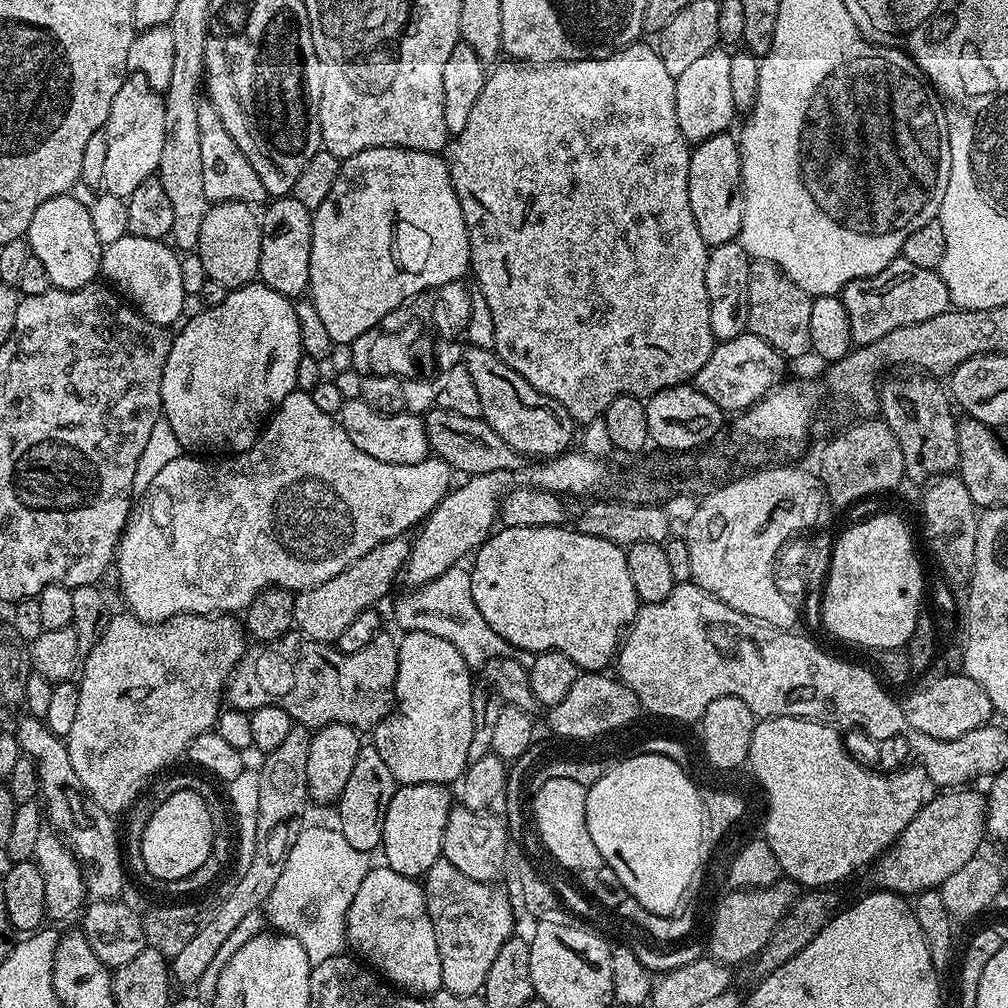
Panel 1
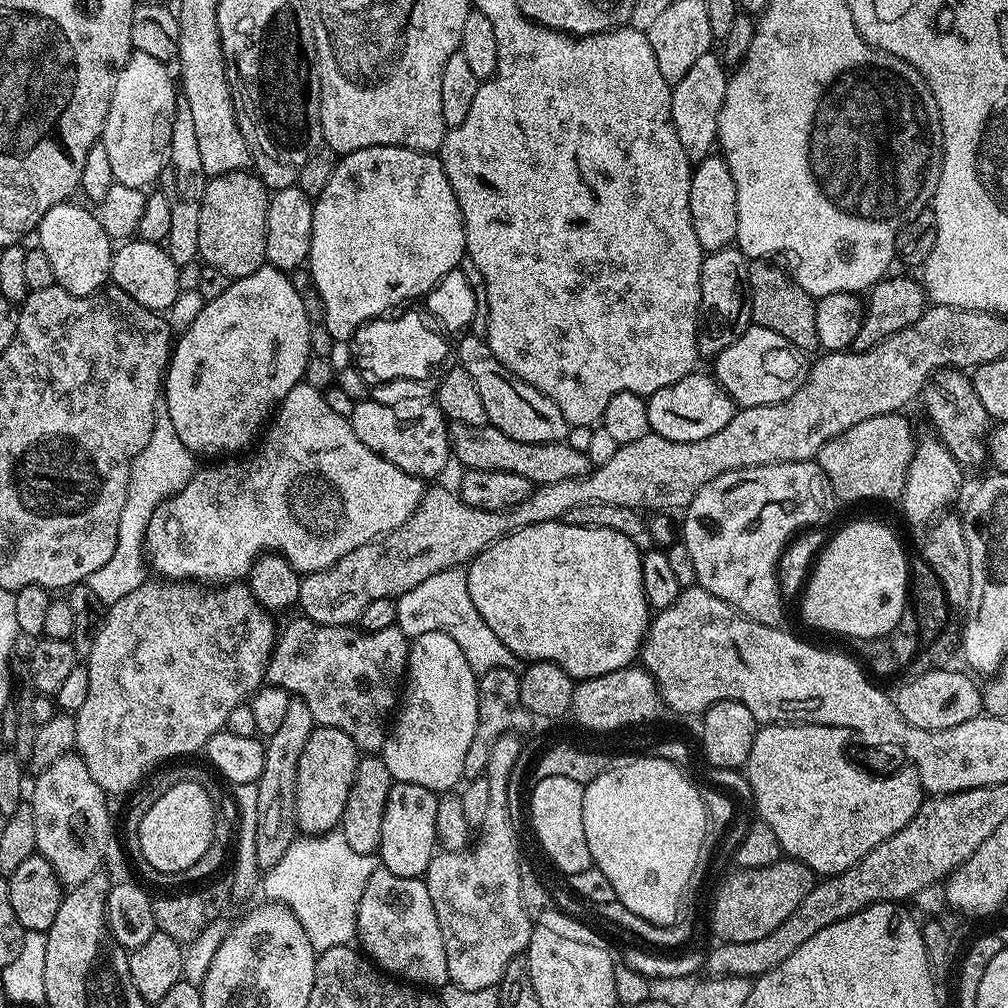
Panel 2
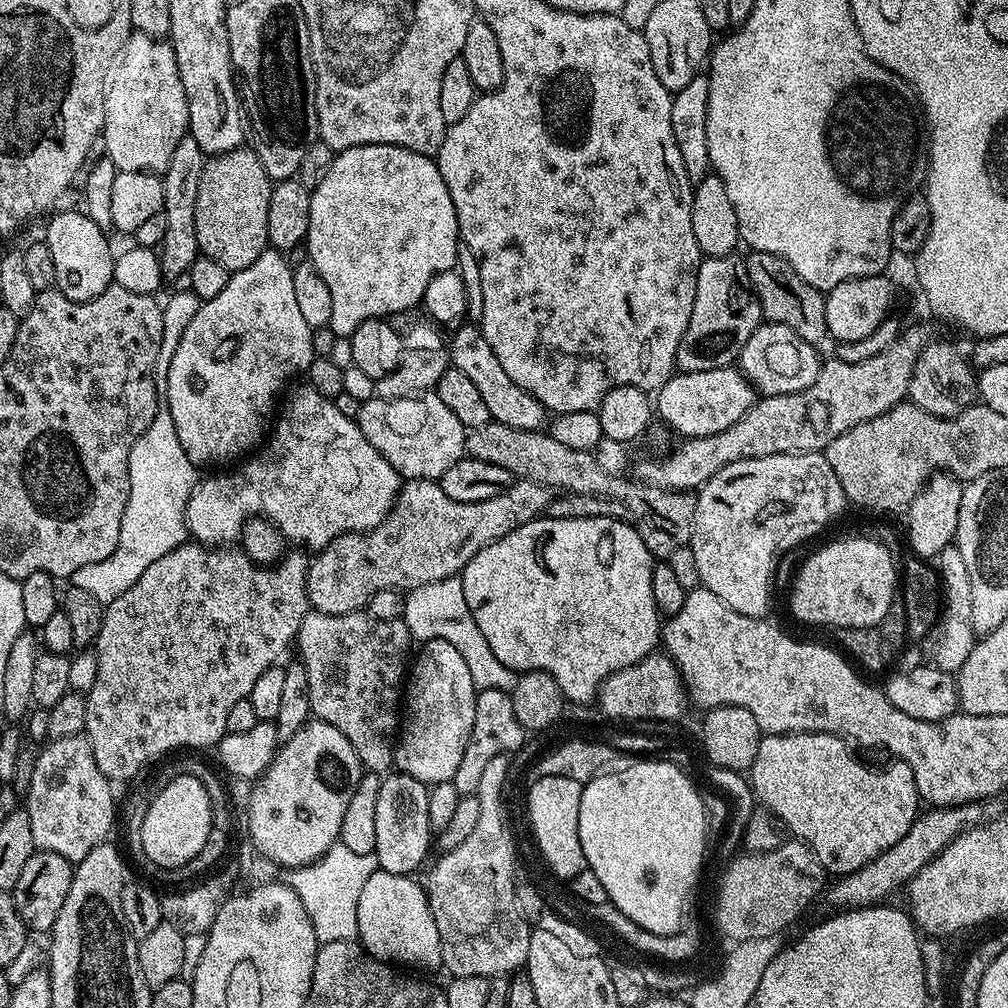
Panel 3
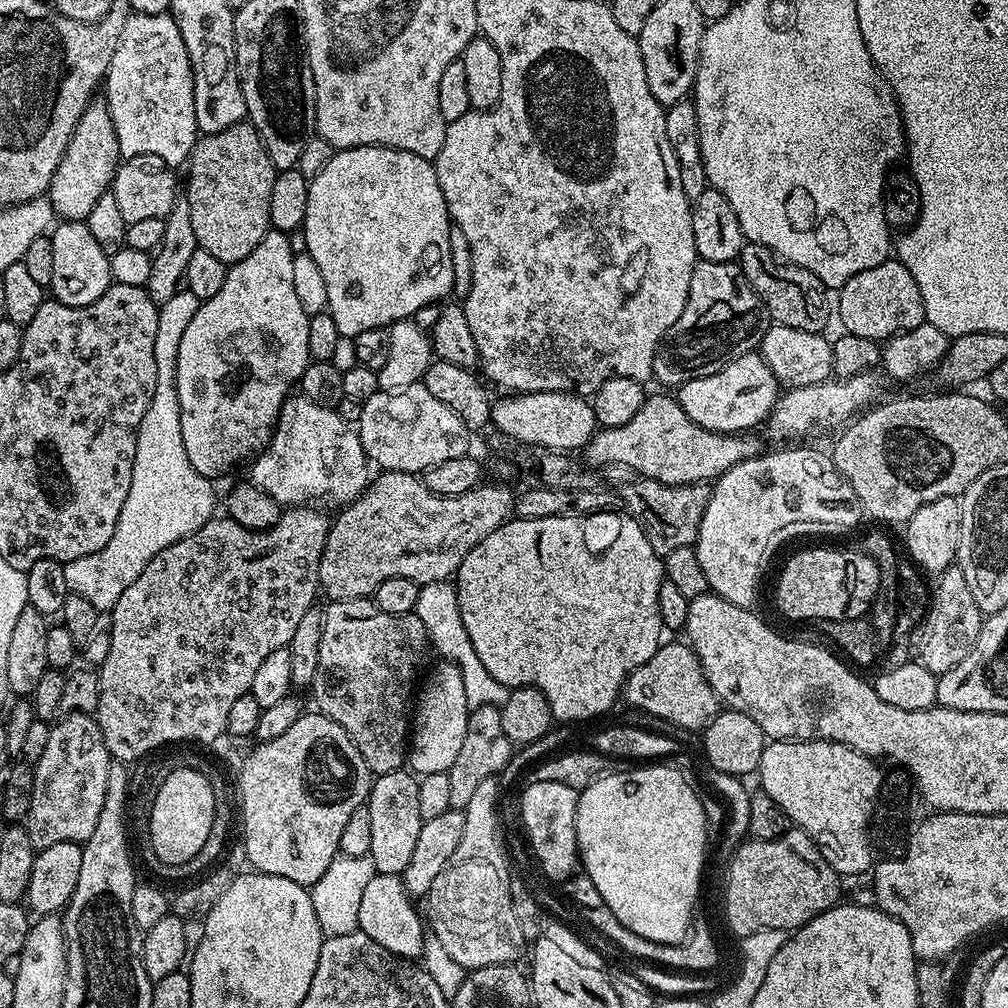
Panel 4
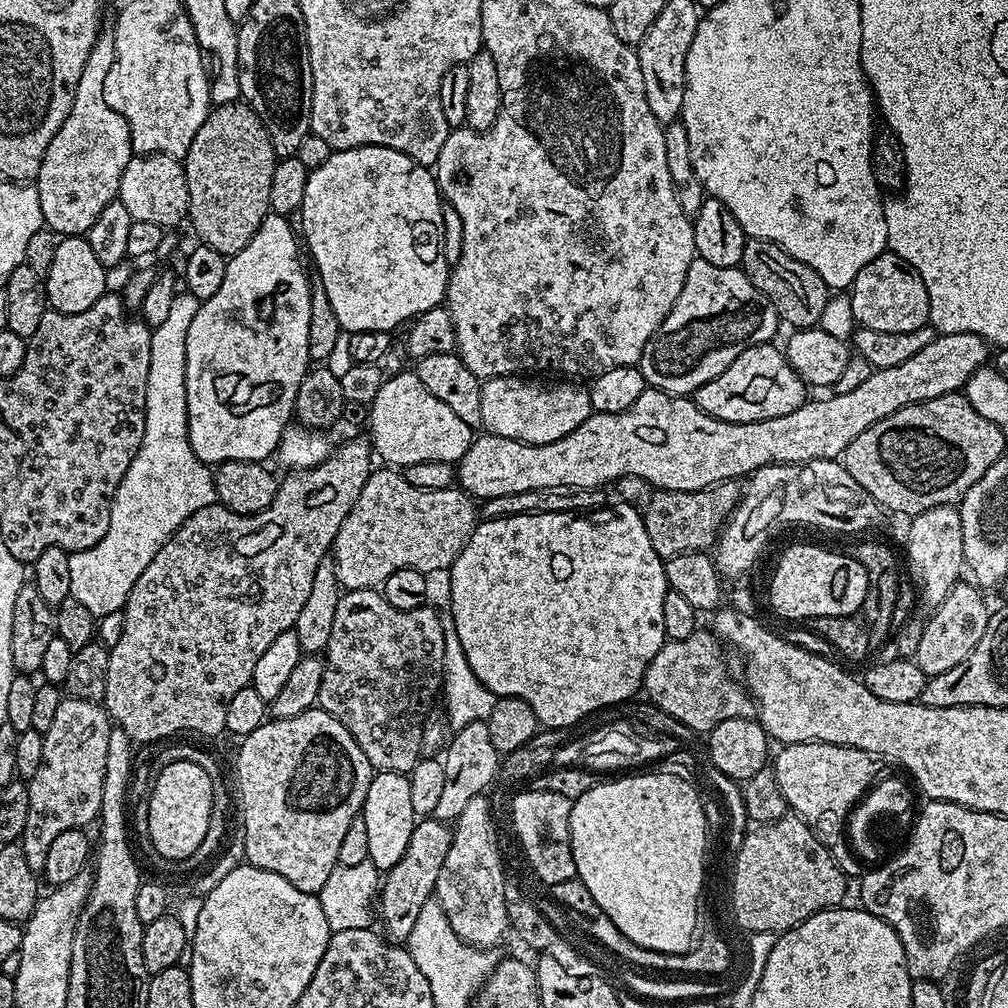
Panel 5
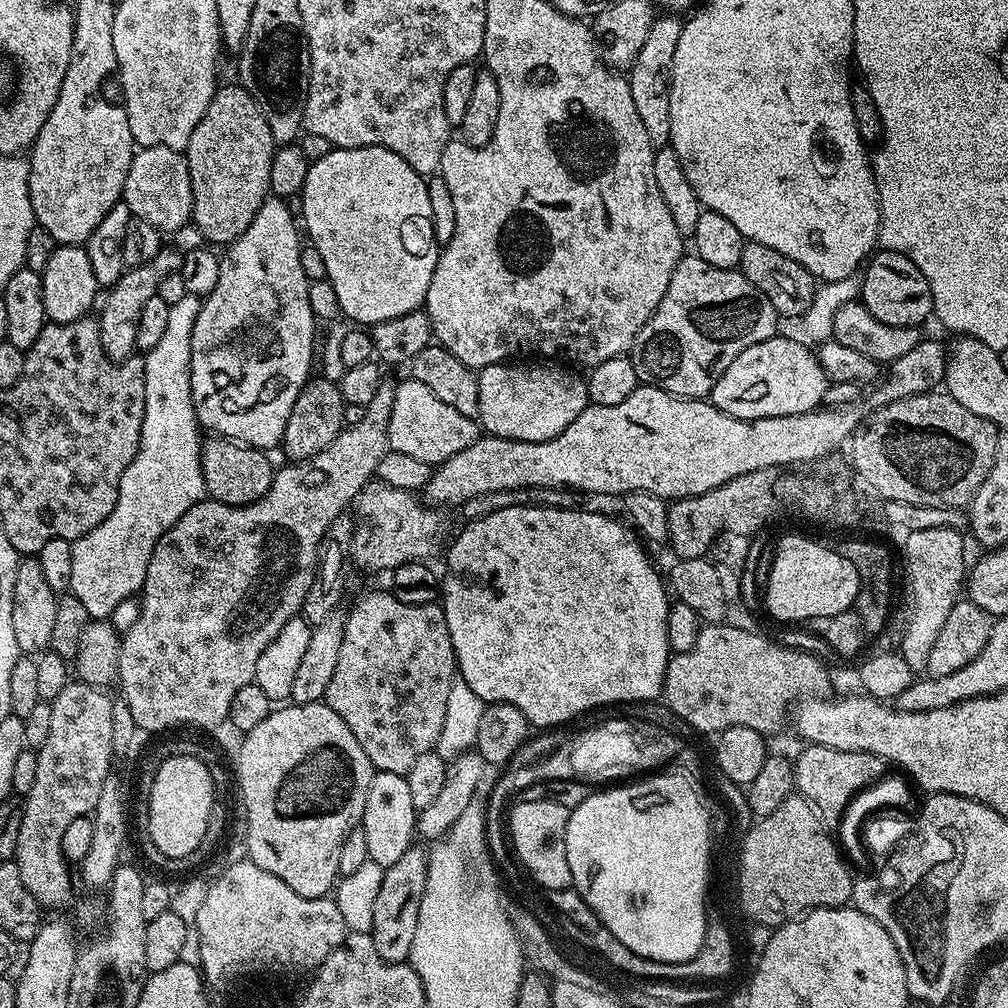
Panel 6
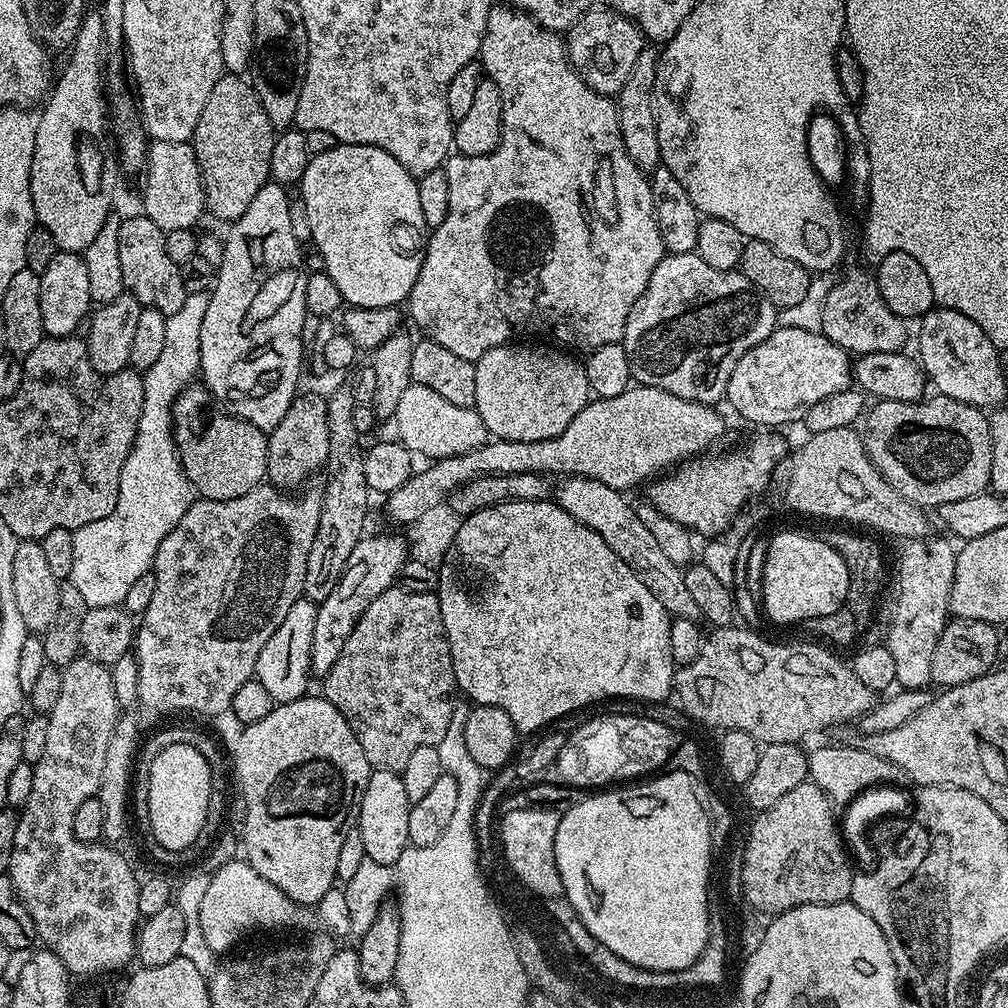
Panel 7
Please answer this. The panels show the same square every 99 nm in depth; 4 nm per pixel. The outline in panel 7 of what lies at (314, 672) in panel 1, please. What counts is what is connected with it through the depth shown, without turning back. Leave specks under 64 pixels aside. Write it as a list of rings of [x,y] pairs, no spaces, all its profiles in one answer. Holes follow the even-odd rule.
[[[399,586],[378,594],[378,598],[366,606],[362,618],[358,618],[354,630],[350,630],[350,638],[346,638],[338,662],[330,666],[322,684],[324,699],[332,703],[342,718],[346,718],[346,726],[354,730],[354,738],[358,738],[358,746],[362,746],[362,754],[366,754],[373,769],[403,772],[414,750],[442,742],[452,717],[452,692],[455,693],[457,687],[439,595],[436,592],[411,592]]]

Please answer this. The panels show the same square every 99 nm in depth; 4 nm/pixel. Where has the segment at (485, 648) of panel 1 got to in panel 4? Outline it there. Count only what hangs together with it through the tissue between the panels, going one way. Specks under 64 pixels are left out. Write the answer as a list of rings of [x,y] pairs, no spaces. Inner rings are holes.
[[[439,580],[420,585],[415,614],[418,618],[422,618],[422,626],[426,626],[429,645],[433,649],[437,648],[447,663],[458,666],[462,674],[462,686],[466,686],[466,702],[469,709],[483,704],[499,706],[506,702],[509,688],[502,686],[502,682],[498,682],[498,678],[493,678],[486,670],[486,666],[482,666],[478,654],[474,651],[474,645],[470,642],[470,634],[466,634],[466,626],[462,626],[455,583]]]

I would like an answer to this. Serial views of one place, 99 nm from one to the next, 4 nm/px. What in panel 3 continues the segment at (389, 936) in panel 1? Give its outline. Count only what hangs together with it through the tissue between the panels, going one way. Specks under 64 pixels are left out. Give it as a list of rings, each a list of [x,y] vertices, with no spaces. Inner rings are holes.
[[[377,871],[370,874],[370,878],[366,878],[366,886],[362,886],[362,894],[358,894],[356,899],[356,935],[359,943],[364,945],[364,948],[374,958],[383,960],[393,966],[404,966],[400,964],[421,964],[424,968],[440,968],[442,961],[440,958],[440,939],[438,938],[438,926],[434,926],[434,914],[430,910],[430,902],[428,894],[423,883],[420,884],[416,878],[412,876],[403,876],[402,874],[390,874],[389,872]]]

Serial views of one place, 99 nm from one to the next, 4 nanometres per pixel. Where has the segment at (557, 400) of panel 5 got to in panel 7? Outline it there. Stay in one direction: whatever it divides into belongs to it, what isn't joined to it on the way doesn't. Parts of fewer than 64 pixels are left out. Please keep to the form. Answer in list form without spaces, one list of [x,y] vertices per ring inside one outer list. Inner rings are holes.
[[[499,344],[474,361],[475,409],[497,440],[538,442],[554,438],[574,422],[578,410],[590,399],[586,370],[575,355],[556,346],[531,348],[528,344]]]

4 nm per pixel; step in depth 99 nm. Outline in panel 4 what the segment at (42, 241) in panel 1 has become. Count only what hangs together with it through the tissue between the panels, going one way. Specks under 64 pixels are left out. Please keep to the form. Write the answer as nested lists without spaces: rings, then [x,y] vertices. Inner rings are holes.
[[[65,220],[51,229],[50,239],[54,246],[54,278],[50,285],[51,295],[66,306],[90,306],[114,282],[110,270],[110,256],[98,246],[94,234],[82,220]]]

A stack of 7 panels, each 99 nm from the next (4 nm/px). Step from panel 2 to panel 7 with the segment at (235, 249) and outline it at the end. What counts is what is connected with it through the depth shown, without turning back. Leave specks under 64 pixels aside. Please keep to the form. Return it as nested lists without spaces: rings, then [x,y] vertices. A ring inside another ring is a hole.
[[[224,73],[198,118],[190,141],[198,158],[200,177],[204,183],[204,206],[220,220],[231,222],[246,214],[254,194],[270,180],[270,150],[276,129],[253,90],[251,81],[239,73]]]

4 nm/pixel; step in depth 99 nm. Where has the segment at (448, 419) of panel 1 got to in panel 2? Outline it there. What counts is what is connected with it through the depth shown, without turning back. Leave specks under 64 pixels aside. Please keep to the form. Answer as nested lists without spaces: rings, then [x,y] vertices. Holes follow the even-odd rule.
[[[452,424],[452,456],[465,469],[506,470],[506,474],[522,474],[532,485],[562,482],[565,478],[578,478],[590,471],[585,453],[574,450],[567,442],[558,444],[539,444],[538,442],[518,442],[502,430],[491,426],[462,426]]]

